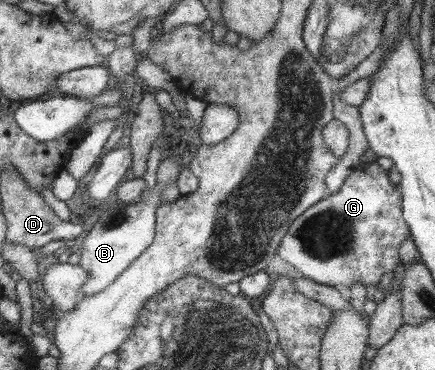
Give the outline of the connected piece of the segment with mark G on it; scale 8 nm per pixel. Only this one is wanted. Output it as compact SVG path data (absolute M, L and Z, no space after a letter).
M369 162L364 170L354 170L353 173L349 174L337 192L331 193L331 196L327 196L326 199L321 199L318 203L313 204L313 206L303 211L302 214L290 224L287 229L287 234L283 235L283 240L279 243L278 254L281 260L285 260L287 264L293 266L296 270L296 274L301 274L305 278L317 282L317 284L330 287L343 284L343 286L350 287L354 282L359 282L359 284L363 286L367 286L367 284L377 286L382 274L396 270L395 266L399 264L397 248L399 248L399 244L409 236L409 232L410 230L407 230L403 218L399 218L399 192L397 192L397 188L393 186L393 181L387 178L387 171L385 169L381 168L376 162Z

